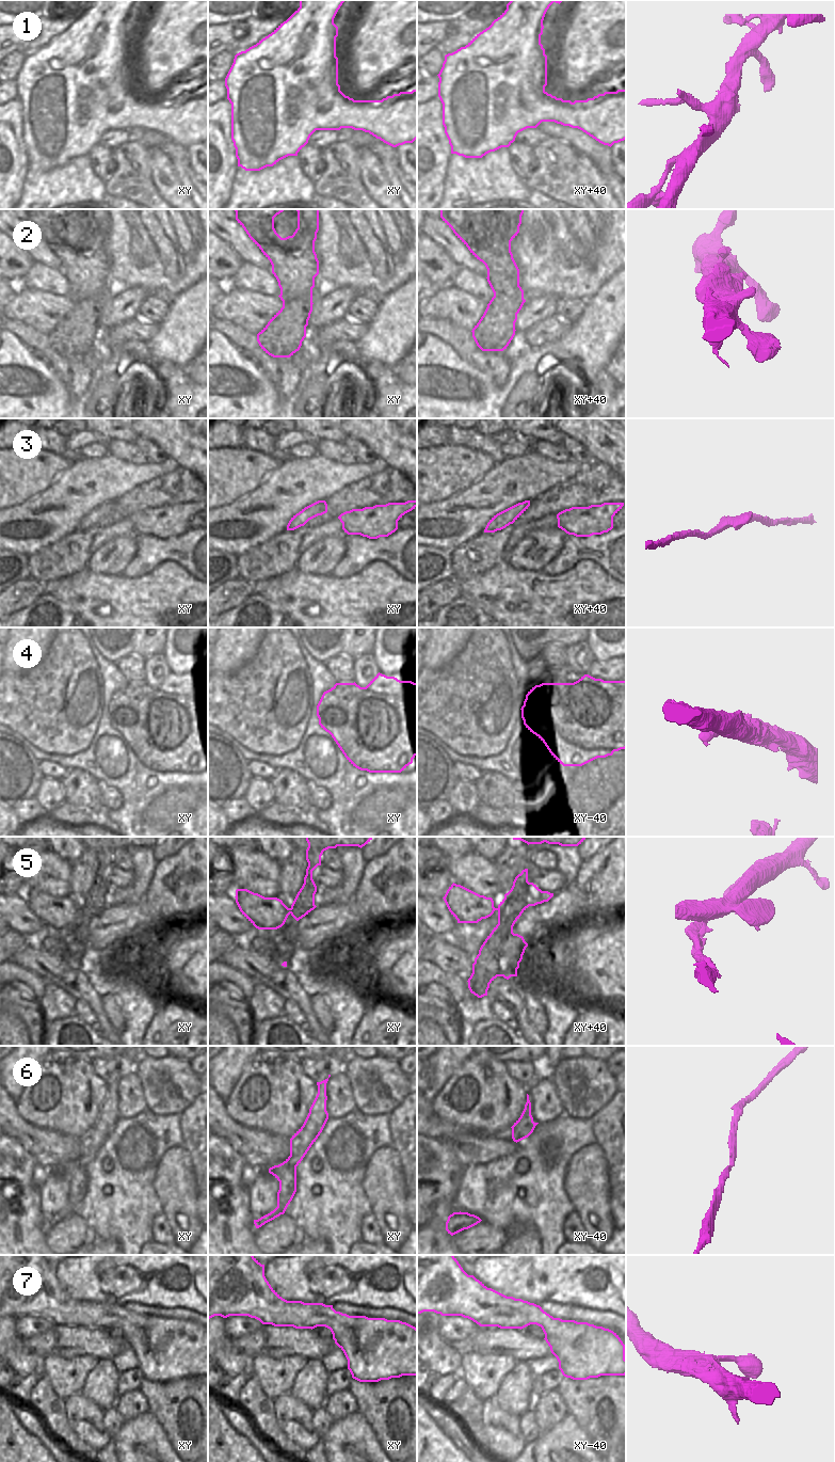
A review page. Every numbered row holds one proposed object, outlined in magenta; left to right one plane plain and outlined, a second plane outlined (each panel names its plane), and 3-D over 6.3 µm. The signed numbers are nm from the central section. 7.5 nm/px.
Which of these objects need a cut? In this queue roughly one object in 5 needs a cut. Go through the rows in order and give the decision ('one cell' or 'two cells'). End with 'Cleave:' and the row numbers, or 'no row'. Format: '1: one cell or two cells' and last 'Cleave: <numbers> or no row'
1: one cell
2: one cell
3: one cell
4: one cell
5: two cells
6: one cell
7: one cell
Cleave: 5

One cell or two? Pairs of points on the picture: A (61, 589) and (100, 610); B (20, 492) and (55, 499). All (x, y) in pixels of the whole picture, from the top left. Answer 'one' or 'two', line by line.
A: one
B: two

